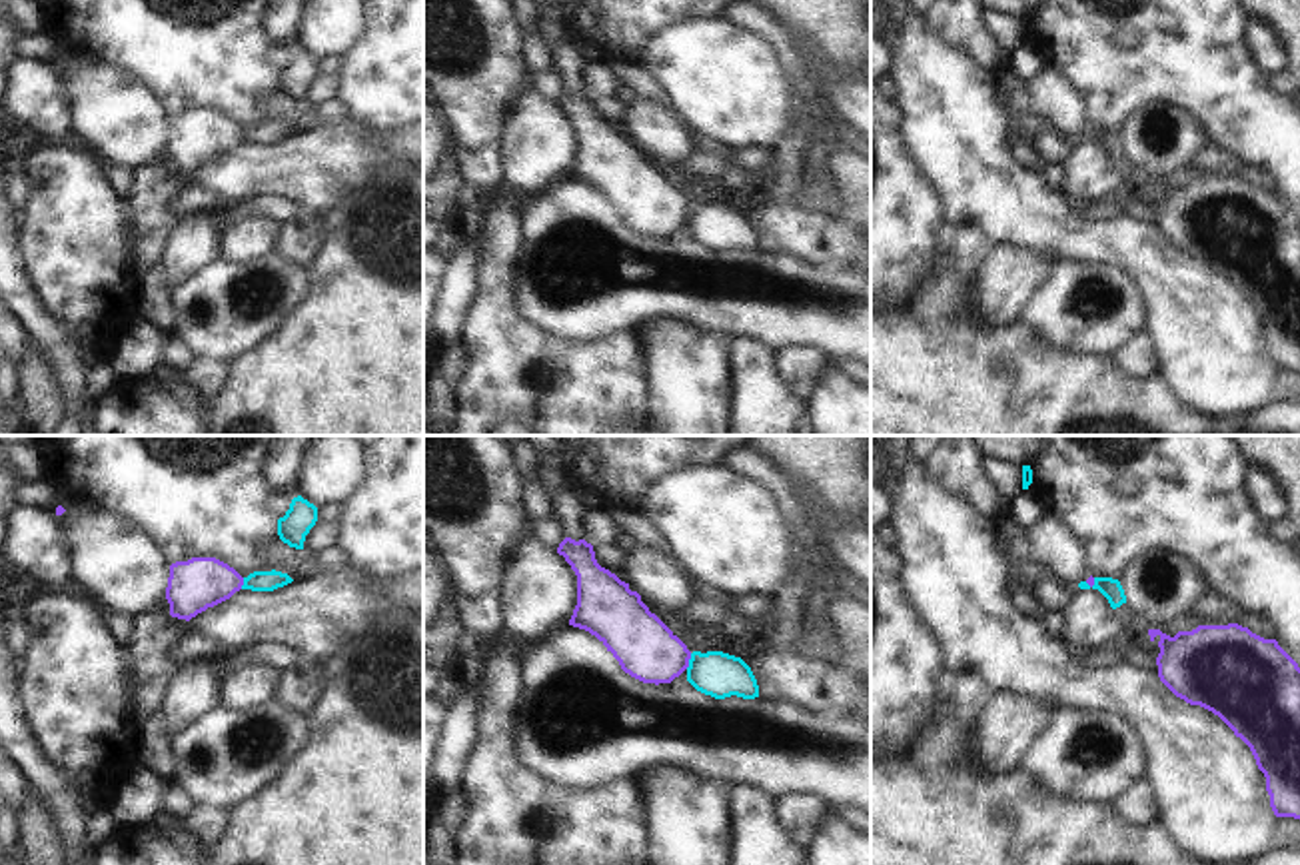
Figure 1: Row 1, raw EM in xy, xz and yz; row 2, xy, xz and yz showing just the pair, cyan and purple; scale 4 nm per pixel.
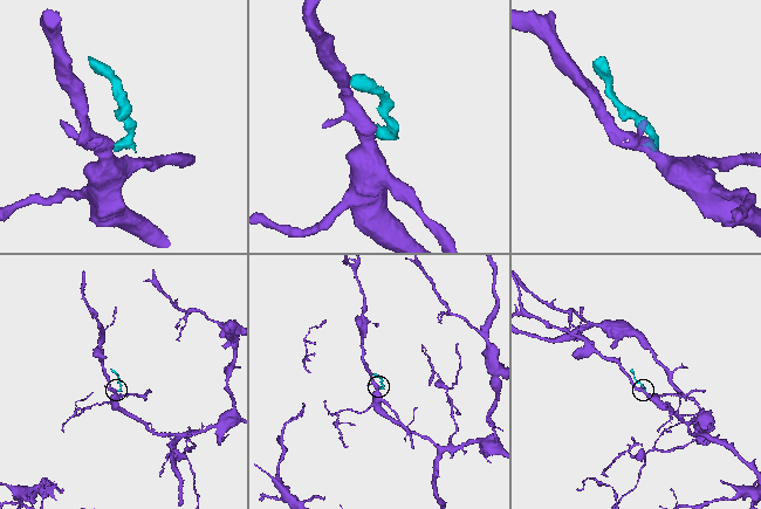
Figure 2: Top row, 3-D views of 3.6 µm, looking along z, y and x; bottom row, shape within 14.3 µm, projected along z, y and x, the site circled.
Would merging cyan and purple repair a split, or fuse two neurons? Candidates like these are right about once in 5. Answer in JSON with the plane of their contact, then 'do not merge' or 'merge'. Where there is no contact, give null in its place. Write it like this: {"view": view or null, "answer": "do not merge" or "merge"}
{"view": "xz", "answer": "do not merge"}

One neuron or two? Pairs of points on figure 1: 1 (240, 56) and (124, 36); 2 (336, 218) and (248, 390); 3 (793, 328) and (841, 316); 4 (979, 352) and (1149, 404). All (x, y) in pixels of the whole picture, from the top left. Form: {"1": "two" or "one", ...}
{"1": "one", "2": "one", "3": "one", "4": "one"}

